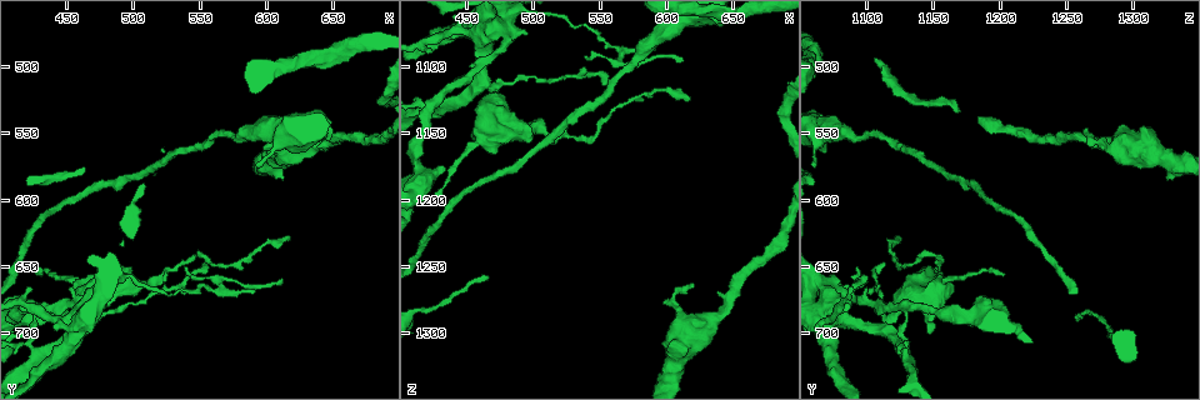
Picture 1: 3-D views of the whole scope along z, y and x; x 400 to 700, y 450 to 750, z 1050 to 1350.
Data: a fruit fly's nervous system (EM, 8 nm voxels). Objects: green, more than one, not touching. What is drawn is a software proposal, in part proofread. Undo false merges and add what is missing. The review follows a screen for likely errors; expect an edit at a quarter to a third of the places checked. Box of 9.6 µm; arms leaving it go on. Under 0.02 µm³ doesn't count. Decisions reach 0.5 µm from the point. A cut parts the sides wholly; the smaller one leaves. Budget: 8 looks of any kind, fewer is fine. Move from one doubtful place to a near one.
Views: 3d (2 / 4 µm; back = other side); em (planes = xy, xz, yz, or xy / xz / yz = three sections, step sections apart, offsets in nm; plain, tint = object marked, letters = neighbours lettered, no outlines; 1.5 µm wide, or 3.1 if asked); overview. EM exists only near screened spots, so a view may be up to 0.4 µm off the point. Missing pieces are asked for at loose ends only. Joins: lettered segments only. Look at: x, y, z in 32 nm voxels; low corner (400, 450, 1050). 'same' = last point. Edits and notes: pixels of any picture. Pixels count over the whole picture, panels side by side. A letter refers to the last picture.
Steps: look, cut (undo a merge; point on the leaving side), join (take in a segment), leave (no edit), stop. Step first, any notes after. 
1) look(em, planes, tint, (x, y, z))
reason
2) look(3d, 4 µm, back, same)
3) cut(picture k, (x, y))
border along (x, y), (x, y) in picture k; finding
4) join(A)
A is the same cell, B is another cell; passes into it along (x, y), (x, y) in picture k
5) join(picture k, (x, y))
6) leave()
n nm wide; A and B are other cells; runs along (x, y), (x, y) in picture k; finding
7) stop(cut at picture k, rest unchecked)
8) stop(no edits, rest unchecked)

look(em, xy, step 4, tint, (462, 664, 1158))
sudden change in width

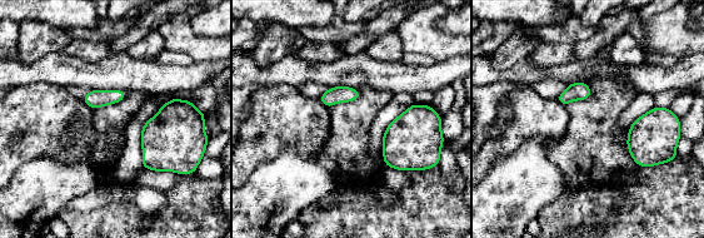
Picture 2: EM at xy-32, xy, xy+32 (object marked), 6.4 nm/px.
look(em, planes, letters, same)
another direction

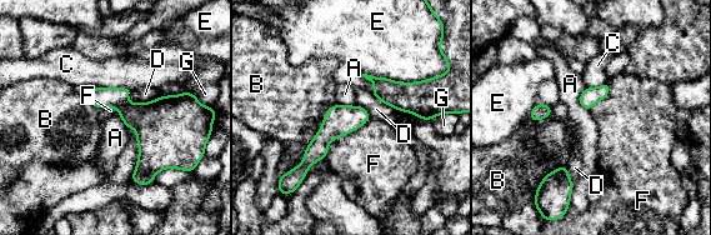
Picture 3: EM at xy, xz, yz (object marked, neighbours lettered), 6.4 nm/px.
leave()
30 nm wide; A, B, C, D, E, F and G are other cells; one neuron here

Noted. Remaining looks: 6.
look(em, xy, step 8, tint, (460, 698, 1108))
thick turns thin

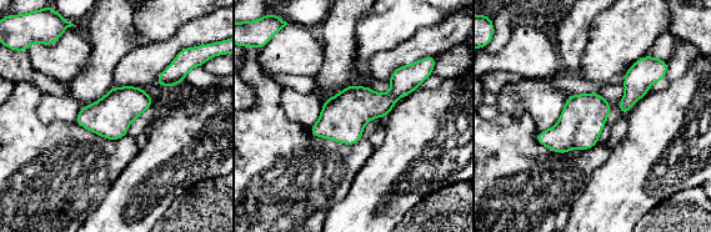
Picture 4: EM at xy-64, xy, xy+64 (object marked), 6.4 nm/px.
look(em, planes, letters, same)
cut it another way

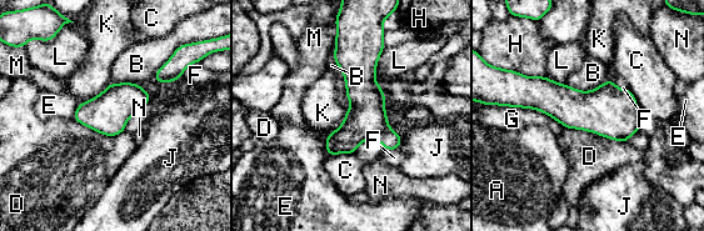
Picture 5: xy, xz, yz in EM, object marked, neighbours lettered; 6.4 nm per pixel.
leave()
A, B, C, D, E, F, G, H, J, K, L, M and N are other cells; border along (565, 127), (584, 129), (627, 142) in picture 5; continuous, no second neuron

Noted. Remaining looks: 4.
look(3d, 4 µm, (616, 632, 1124))
thin end

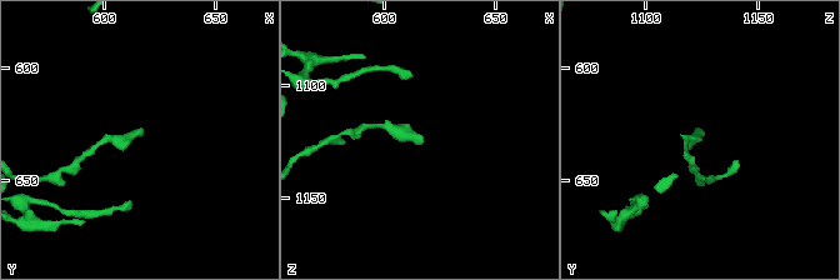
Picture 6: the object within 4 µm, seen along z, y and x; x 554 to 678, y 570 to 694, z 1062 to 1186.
look(em, planes, plain, (615, 631, 1126))
need the tissue

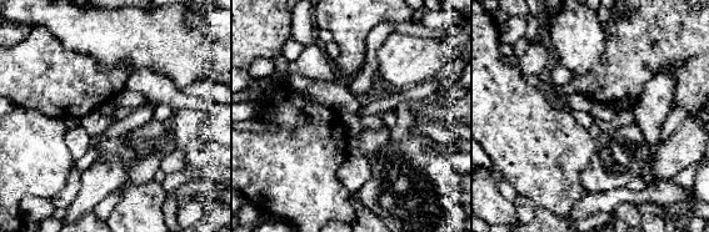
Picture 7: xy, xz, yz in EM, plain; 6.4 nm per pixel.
look(em, planes, letters, same)

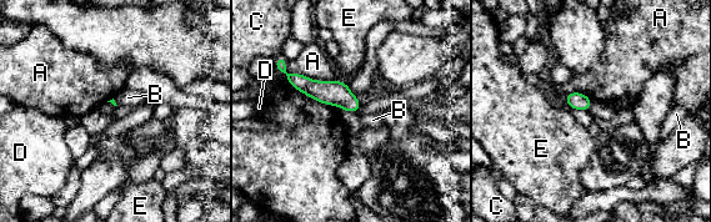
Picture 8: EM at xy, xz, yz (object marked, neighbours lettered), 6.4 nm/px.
leave()
A, B, C, D and E are other cells; border along (285, 61), (289, 74), (338, 80) in picture 8; none of them fits

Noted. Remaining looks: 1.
stop(no edits, rest unchecked)

